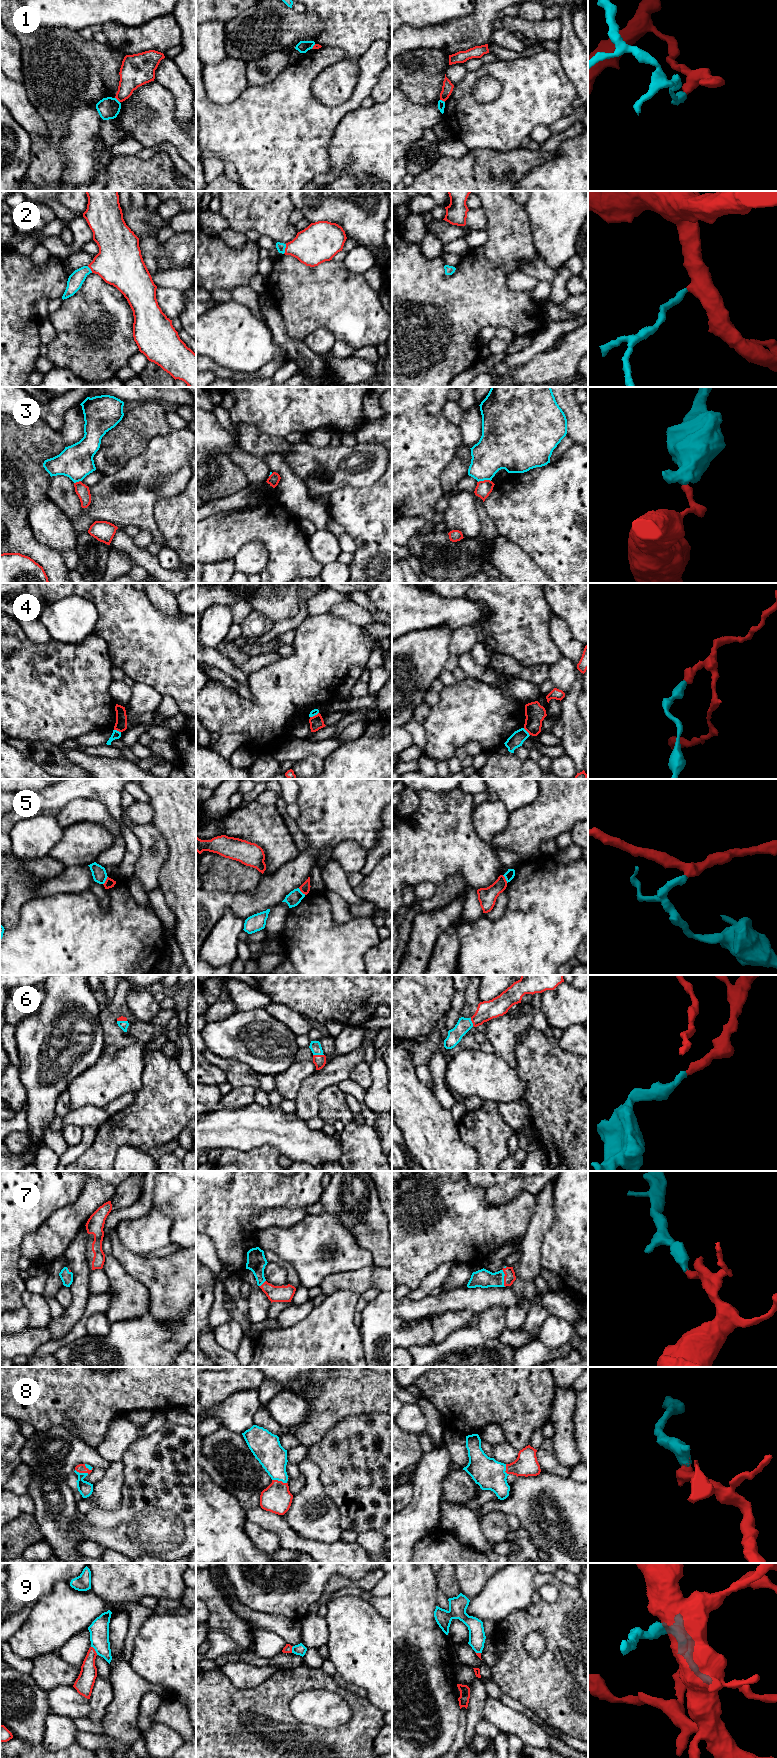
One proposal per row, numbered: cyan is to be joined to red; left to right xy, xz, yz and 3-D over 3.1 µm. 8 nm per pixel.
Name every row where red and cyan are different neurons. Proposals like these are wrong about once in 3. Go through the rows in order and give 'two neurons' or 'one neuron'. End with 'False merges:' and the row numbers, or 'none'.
1: two neurons
2: one neuron
3: two neurons
4: two neurons
5: two neurons
6: one neuron
7: one neuron
8: one neuron
9: two neurons
False merges: 1, 3, 4, 5, 9

